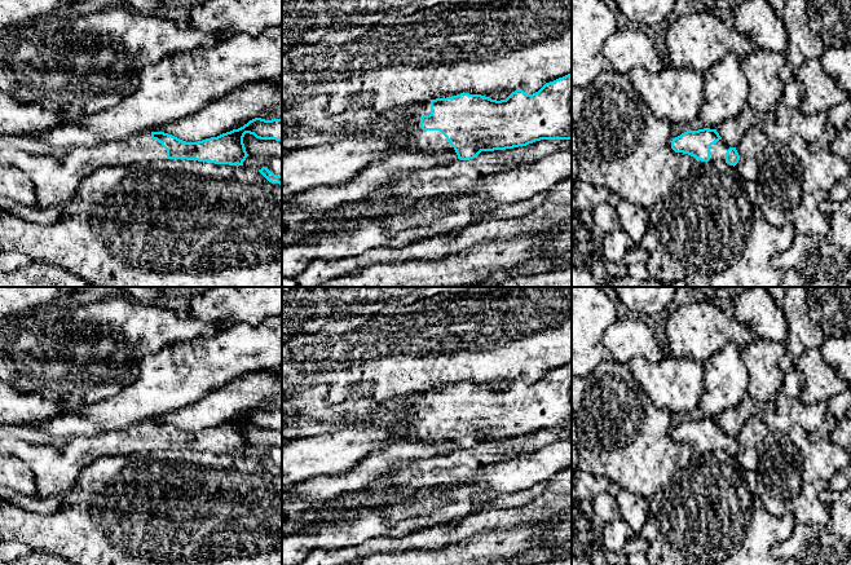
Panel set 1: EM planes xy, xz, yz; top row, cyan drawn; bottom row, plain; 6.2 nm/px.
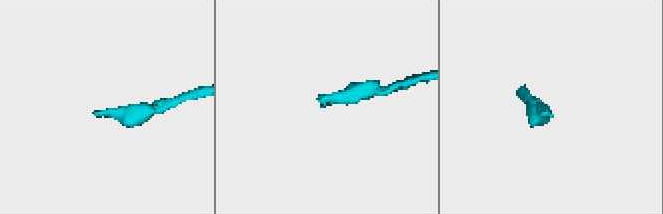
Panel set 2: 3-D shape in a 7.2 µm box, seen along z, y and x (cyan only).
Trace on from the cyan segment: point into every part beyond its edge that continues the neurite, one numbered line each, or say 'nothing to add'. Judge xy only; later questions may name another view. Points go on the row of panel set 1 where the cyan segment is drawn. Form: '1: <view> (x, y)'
1: xy (56, 176)

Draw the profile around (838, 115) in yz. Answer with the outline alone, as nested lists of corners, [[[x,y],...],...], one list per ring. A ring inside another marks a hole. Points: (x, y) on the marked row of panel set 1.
[[[851,100],[838,103],[828,110],[826,124],[821,136],[808,144],[810,150],[816,153],[829,149],[830,142],[846,129],[848,120],[851,119]]]

